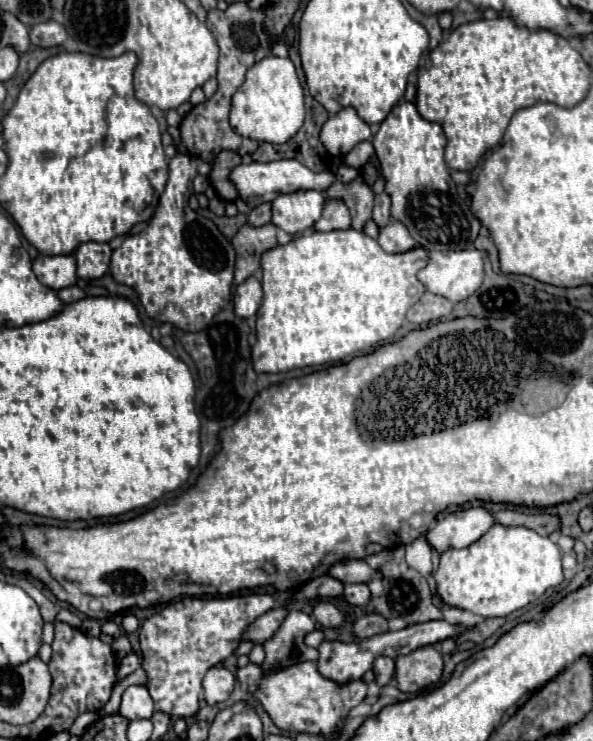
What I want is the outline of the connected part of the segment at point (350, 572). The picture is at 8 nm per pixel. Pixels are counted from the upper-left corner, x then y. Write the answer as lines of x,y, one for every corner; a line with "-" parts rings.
340,561
330,567
330,575
340,579
342,583
368,583
370,579
380,577
378,569
372,569
366,561

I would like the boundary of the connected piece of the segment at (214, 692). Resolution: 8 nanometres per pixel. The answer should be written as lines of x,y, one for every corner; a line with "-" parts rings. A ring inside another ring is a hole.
212,667
206,677
204,677
204,693
206,693
206,703
214,705
220,701
226,701
234,689
234,673
224,669
224,667

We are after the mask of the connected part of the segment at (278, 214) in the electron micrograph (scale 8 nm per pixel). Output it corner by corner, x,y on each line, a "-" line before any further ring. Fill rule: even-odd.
320,191
284,193
272,201
272,223
290,235
306,231
320,219
324,201

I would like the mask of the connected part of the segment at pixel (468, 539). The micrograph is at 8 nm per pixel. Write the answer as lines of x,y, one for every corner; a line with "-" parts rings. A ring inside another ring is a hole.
462,509
438,521
438,525
426,533
426,541
434,551
444,553
452,547
460,549
472,545
490,529
490,525
494,525
494,517
486,509

